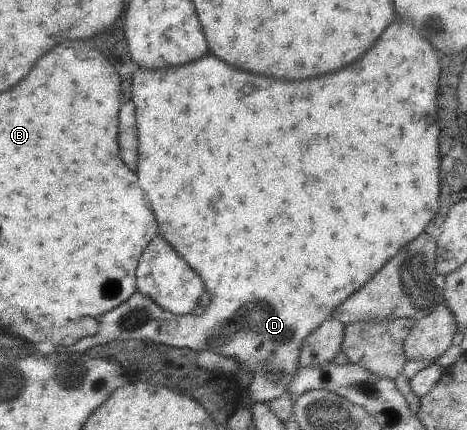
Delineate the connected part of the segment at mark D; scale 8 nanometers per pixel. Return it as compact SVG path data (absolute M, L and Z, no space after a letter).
M393 23L385 29L385 33L379 37L377 45L365 53L359 61L351 63L349 67L341 69L339 73L331 73L331 75L325 75L325 77L317 77L317 79L307 79L307 81L275 81L275 79L267 79L267 77L259 77L259 75L251 75L251 73L245 73L245 71L237 71L233 69L231 65L219 61L217 57L213 55L205 55L203 59L195 61L195 63L189 63L185 67L175 67L175 69L161 69L161 71L137 71L133 75L133 101L137 105L137 127L139 127L139 169L137 169L137 185L149 195L149 201L151 201L151 207L153 207L153 213L157 217L157 223L159 223L159 235L171 245L171 247L200 275L204 281L205 289L211 293L211 299L206 310L200 316L194 316L193 314L181 314L175 315L170 311L165 311L162 307L159 307L150 297L143 295L142 293L135 292L125 303L122 303L119 307L116 307L113 311L106 313L99 324L99 331L94 336L89 336L80 339L75 345L67 346L66 348L55 348L54 352L76 354L85 353L88 349L95 346L104 346L111 342L126 342L127 340L149 340L156 344L163 344L172 348L187 348L194 352L212 351L219 355L233 358L241 367L241 369L248 371L253 375L249 386L243 391L241 401L236 405L237 410L249 410L251 411L254 404L267 404L274 399L280 398L284 393L289 392L290 381L294 378L300 366L298 361L300 360L300 351L302 343L317 329L324 321L329 318L333 319L332 313L339 307L346 299L349 299L356 291L359 291L363 285L365 285L370 279L373 279L373 275L377 271L381 271L381 267L393 259L393 255L397 255L397 251L401 251L403 247L407 247L413 239L417 239L425 227L429 225L429 221L433 221L439 211L439 193L441 193L441 185L439 185L439 165L441 165L441 159L439 159L439 135L441 135L441 129L437 127L437 95L439 95L439 75L441 75L441 63L439 63L439 57L437 53L433 51L433 47L429 45L427 39L423 39L419 35L419 31L409 25L409 23Z

